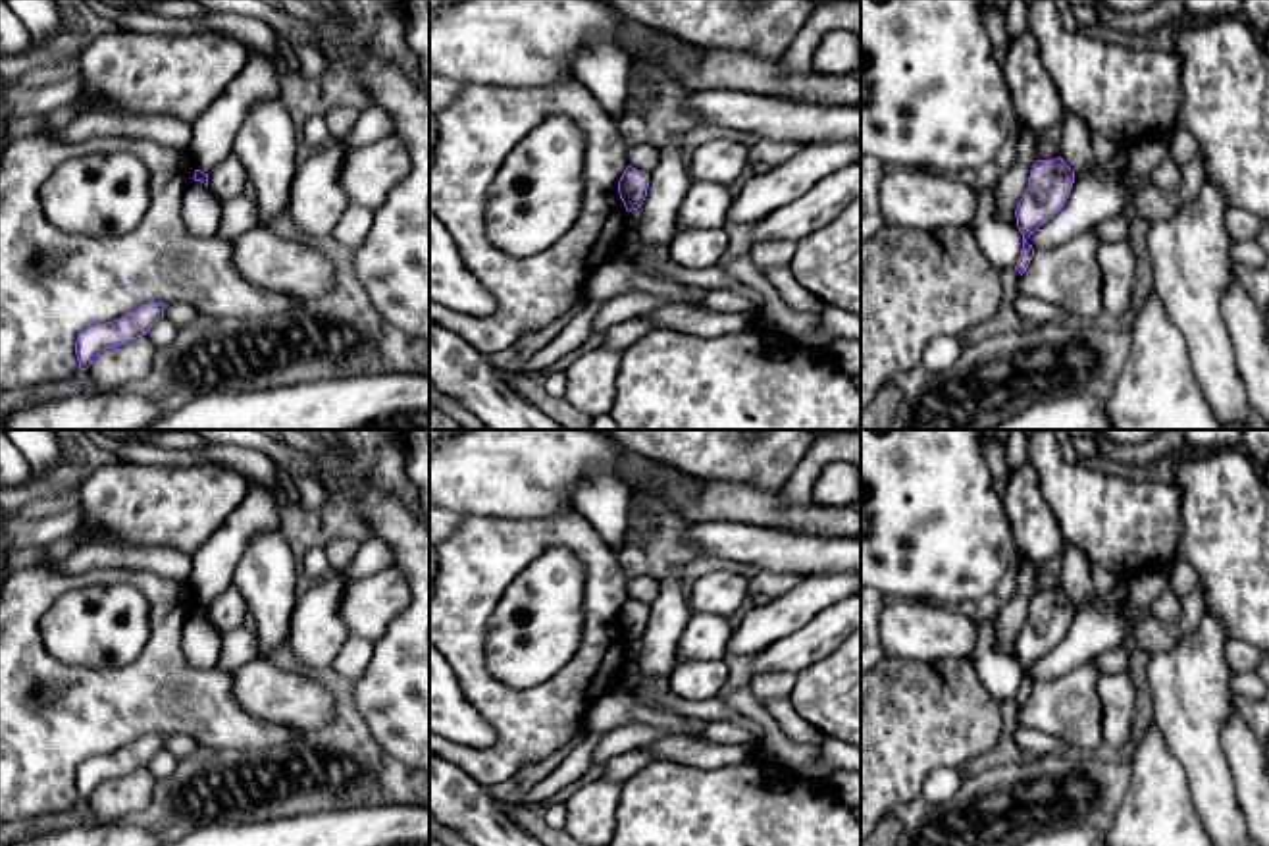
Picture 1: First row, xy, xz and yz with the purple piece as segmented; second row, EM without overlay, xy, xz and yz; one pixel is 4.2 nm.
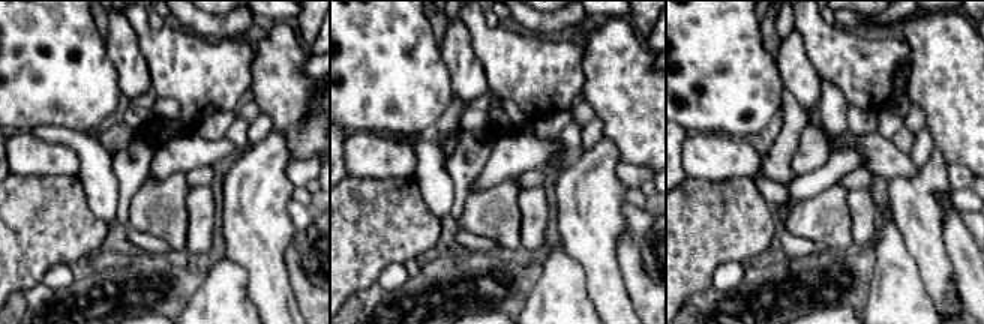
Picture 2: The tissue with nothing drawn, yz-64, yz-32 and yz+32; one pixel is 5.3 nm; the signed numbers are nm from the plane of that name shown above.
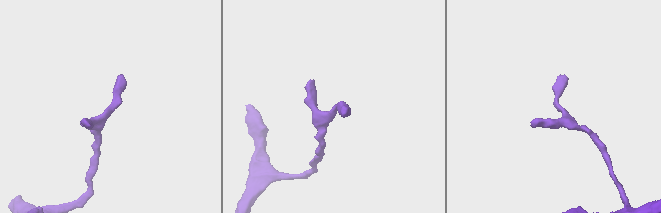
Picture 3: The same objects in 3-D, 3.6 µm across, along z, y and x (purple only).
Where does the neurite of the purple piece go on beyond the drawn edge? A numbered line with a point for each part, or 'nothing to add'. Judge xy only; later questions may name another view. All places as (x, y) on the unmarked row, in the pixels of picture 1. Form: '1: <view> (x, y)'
nothing to add

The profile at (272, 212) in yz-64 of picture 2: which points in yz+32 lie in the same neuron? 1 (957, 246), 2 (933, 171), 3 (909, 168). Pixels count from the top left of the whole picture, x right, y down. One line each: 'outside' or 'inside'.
1: outside
2: inside
3: outside

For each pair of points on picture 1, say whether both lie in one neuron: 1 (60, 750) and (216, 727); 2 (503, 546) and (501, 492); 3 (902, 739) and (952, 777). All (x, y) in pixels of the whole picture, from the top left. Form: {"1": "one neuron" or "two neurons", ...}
{"1": "one neuron", "2": "two neurons", "3": "two neurons"}

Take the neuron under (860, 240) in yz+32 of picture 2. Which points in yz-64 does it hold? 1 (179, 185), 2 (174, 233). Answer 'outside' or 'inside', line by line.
1: outside
2: outside

